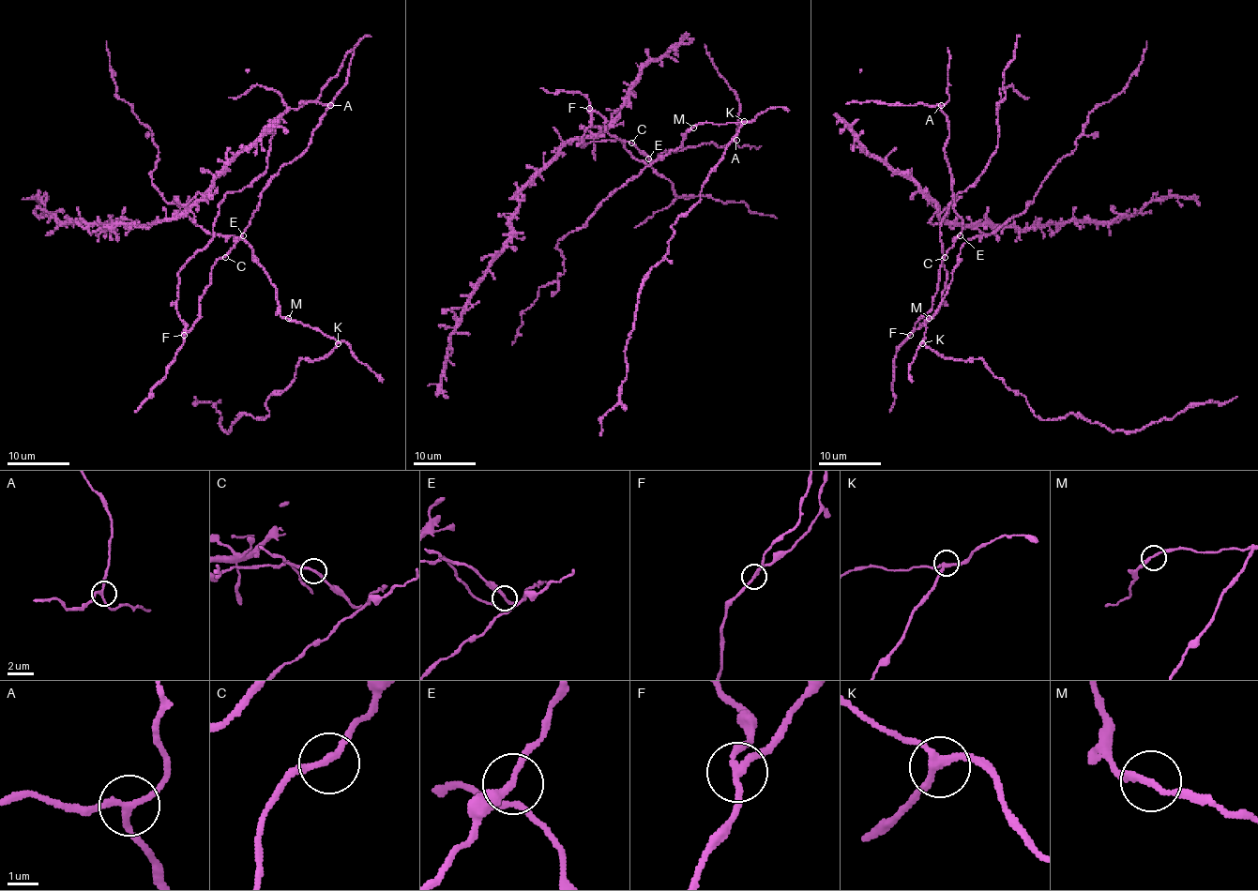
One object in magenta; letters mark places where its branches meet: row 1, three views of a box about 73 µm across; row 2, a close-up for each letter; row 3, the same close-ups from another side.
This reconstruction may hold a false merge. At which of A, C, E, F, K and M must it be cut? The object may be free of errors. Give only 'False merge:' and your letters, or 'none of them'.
False merge: F

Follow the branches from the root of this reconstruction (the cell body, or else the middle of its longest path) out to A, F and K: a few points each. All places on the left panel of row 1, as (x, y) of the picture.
A: (224, 255), (249, 224), (266, 184), (281, 166), (291, 163), (309, 146), (311, 132), (330, 105)
F: (224, 255), (211, 269), (211, 283), (199, 303), (199, 318), (183, 336)
K: (224, 255), (243, 235), (252, 249), (253, 259), (276, 288), (279, 313), (293, 322), (318, 327), (338, 343)

